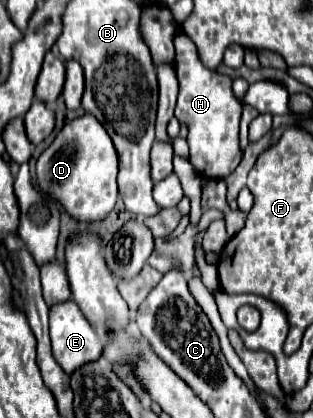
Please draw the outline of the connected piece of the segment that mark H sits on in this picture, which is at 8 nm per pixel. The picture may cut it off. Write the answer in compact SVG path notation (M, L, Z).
M185 34L174 36L176 75L180 81L176 119L188 127L190 163L206 179L226 179L240 163L240 115L242 105L232 93L232 79L202 65L194 41Z

